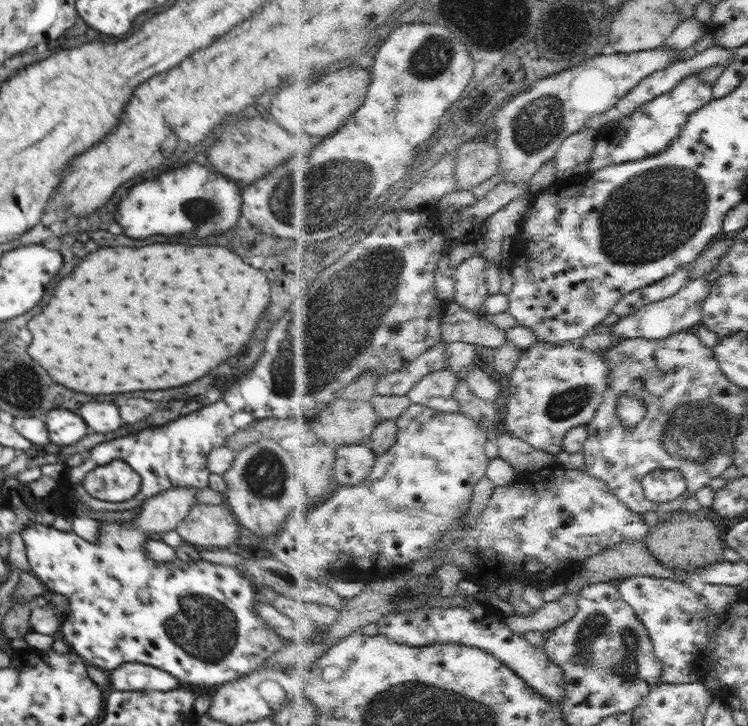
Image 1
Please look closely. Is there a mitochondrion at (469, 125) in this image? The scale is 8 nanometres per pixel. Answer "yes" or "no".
no

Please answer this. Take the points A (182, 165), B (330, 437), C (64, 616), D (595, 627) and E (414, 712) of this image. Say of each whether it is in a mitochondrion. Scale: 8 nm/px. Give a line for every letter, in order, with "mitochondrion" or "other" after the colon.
A: other
B: other
C: other
D: mitochondrion
E: mitochondrion

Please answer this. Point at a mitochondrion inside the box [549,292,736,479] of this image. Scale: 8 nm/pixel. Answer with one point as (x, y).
(696, 431)

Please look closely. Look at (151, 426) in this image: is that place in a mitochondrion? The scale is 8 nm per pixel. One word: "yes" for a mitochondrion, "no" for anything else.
no

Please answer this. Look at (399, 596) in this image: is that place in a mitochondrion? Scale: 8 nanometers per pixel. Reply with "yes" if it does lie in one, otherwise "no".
yes

